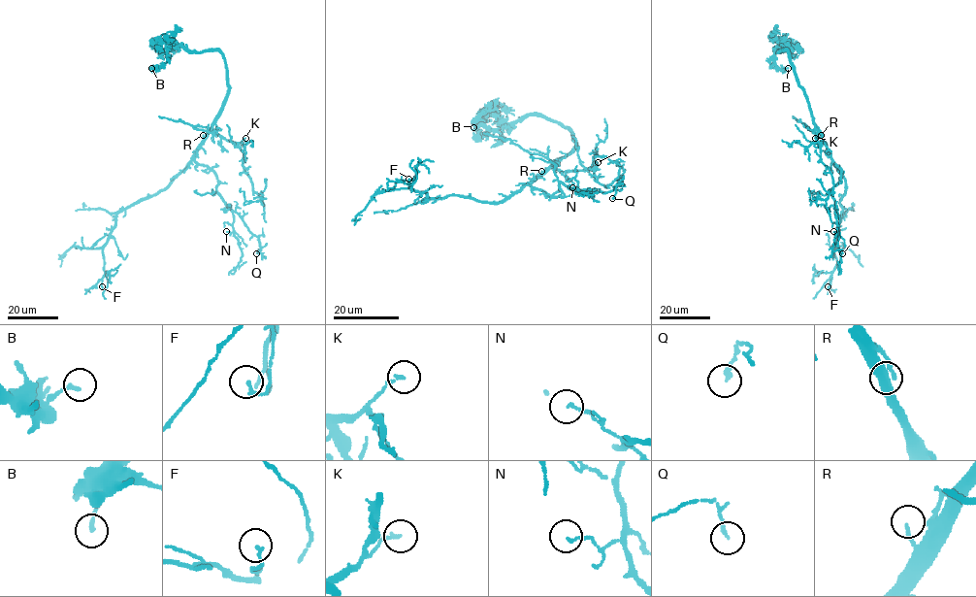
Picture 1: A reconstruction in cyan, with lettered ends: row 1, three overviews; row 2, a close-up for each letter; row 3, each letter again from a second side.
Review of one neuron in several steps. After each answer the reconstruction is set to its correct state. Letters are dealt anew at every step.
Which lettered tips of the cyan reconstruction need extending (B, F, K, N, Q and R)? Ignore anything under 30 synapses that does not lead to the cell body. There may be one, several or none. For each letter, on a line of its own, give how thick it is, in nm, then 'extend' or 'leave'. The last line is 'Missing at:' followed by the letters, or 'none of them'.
B: calibre 170 nm; leave
F: calibre 130 nm; leave
K: calibre 130 nm; leave
N: calibre 120 nm; leave
Q: calibre 150 nm; leave
R: calibre 120 nm; leave
Missing at: none of them

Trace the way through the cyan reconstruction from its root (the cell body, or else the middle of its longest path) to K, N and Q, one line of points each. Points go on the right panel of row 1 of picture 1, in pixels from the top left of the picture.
K: (826, 145), (819, 129), (822, 133), (821, 142), (815, 138)
N: (826, 145), (830, 158), (840, 170), (840, 182), (830, 191), (839, 218), (838, 231), (833, 231)
Q: (826, 145), (840, 170), (840, 182), (830, 195), (837, 230), (832, 250), (840, 248), (842, 253)

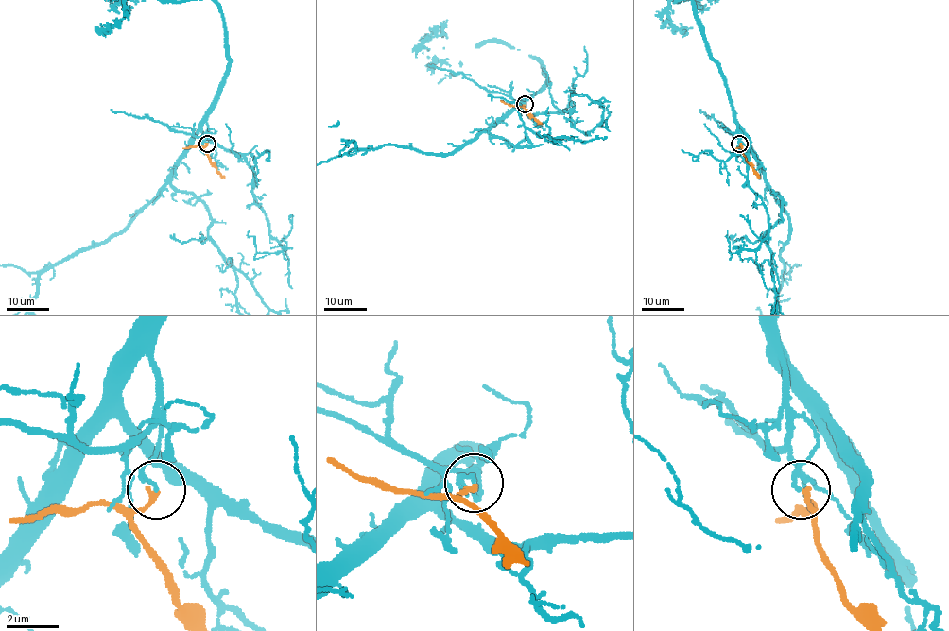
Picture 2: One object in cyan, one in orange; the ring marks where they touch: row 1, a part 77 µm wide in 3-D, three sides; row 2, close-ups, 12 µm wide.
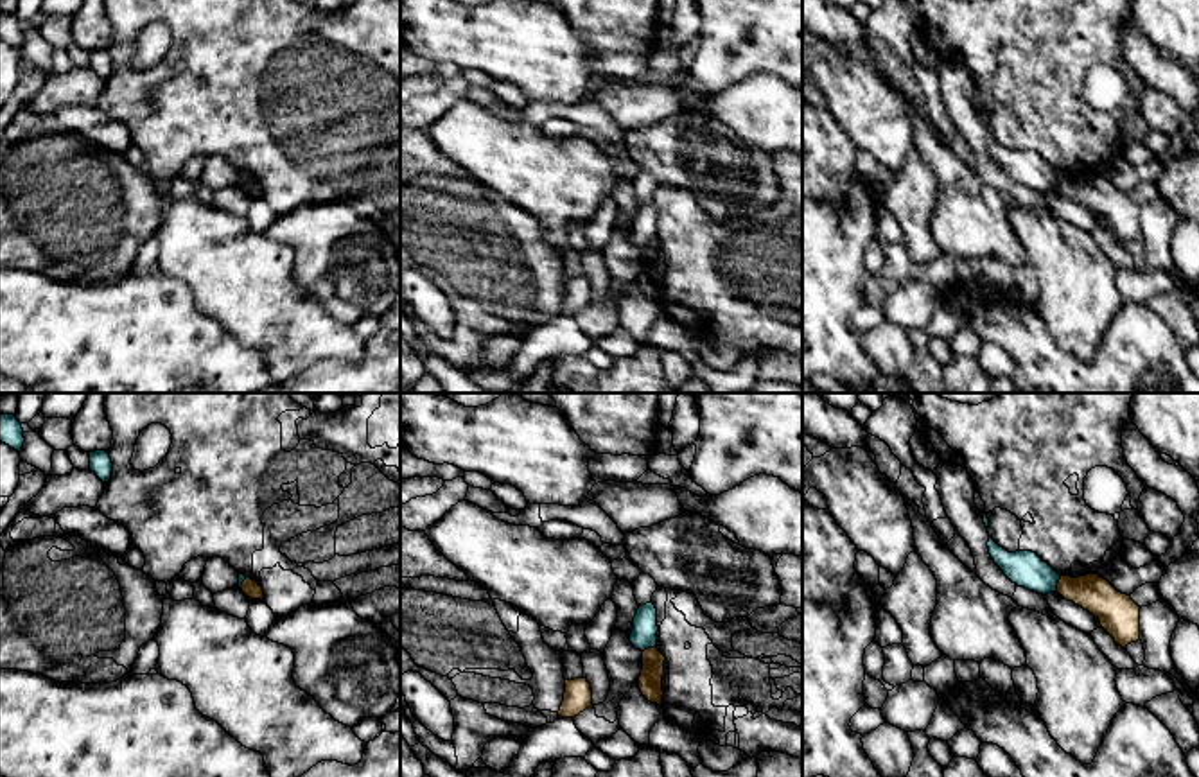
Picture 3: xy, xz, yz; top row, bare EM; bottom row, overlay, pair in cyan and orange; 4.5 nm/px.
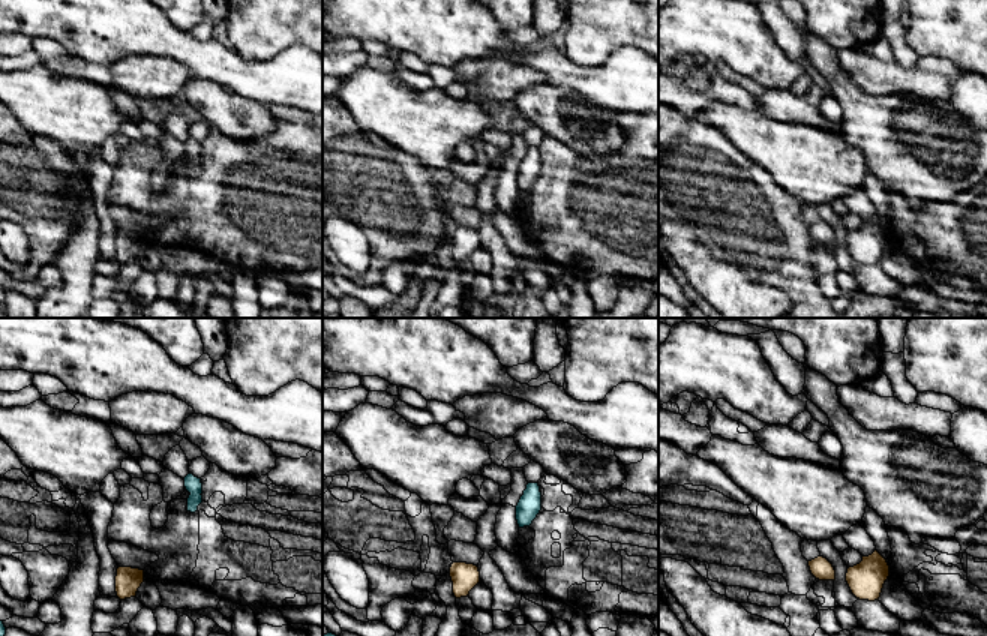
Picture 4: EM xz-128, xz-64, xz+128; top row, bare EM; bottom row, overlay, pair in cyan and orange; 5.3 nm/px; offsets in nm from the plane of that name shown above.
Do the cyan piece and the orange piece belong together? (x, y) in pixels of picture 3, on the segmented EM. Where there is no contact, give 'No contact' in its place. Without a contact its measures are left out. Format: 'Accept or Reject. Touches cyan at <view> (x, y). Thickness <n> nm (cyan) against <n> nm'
Accept. Touches cyan at yz (1058, 582). Thickness 160 nm (cyan) against 160 nm

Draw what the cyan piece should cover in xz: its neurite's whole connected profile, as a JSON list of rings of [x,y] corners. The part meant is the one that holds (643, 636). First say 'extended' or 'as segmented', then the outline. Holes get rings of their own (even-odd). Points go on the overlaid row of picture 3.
extended; [[[650,601],[637,608],[630,642],[643,651],[643,671],[639,677],[639,689],[643,696],[657,705],[662,705],[662,675],[666,657],[655,648],[657,644],[657,608]]]

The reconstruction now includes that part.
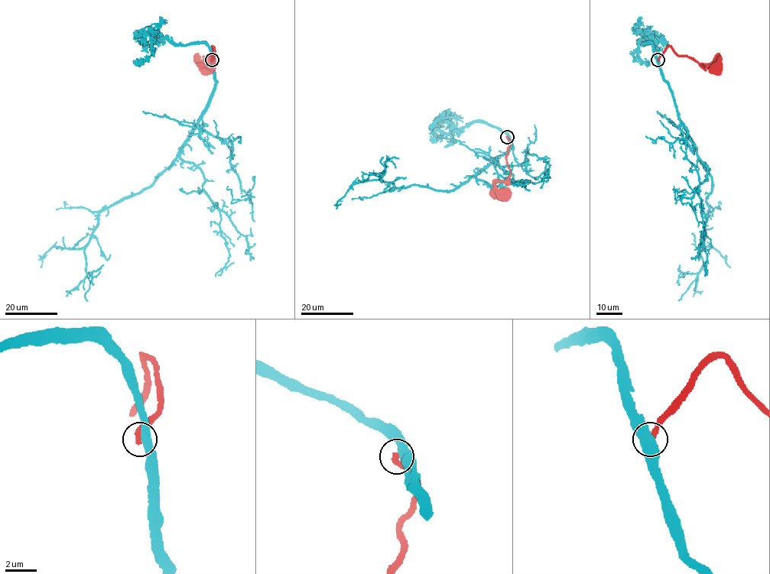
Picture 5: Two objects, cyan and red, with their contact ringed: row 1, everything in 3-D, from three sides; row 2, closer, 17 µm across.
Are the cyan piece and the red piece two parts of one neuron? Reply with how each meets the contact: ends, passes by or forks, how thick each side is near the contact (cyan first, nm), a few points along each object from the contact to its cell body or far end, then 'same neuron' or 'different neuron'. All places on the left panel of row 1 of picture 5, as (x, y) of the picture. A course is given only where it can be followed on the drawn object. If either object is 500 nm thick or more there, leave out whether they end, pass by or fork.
550/400 nm | cyan via (212, 59), (215, 85), (180, 154), (147, 188), (99, 213), (84, 251), (86, 277), (66, 291), (71, 294) | red via (211, 59), (215, 53), (212, 46), (211, 55), (214, 62), (209, 66), (199, 66), (207, 67) | different neuron

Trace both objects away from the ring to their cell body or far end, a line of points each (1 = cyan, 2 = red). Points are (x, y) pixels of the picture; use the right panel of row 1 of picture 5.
1: (658, 59), (679, 119), (712, 178), (699, 251), (703, 265), (695, 286), (700, 294)
2: (658, 59), (670, 46), (678, 55), (693, 58), (701, 66), (715, 67)

